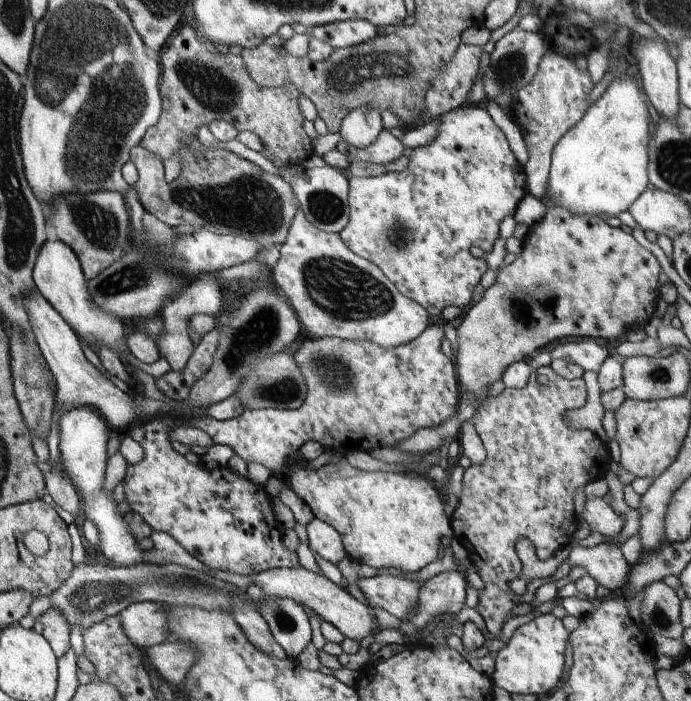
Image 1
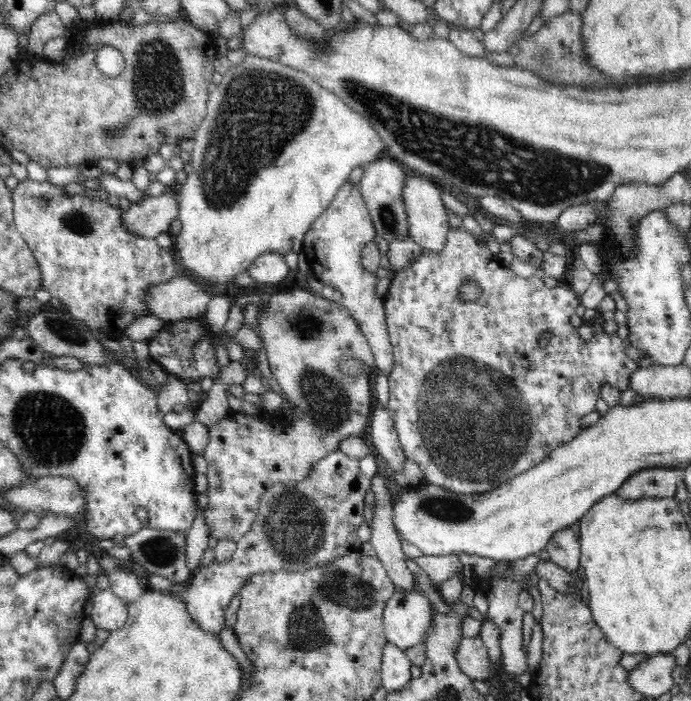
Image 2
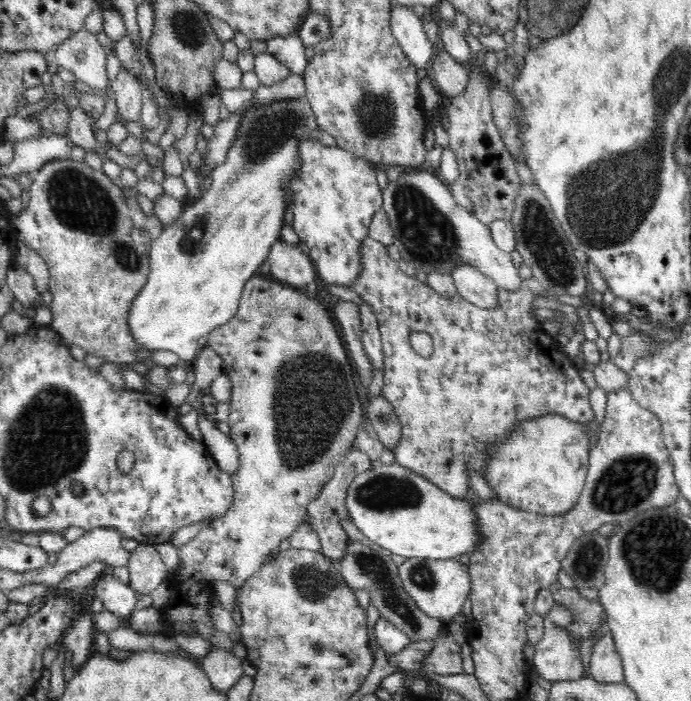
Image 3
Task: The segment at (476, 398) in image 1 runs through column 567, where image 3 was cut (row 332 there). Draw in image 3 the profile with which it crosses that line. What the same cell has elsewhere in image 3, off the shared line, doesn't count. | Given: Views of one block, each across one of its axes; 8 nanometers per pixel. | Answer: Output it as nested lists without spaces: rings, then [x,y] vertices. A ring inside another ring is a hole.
[[[252,276],[244,286],[236,316],[226,322],[226,326],[210,332],[206,344],[224,358],[224,372],[232,380],[228,424],[232,428],[230,438],[240,452],[240,470],[232,474],[234,500],[230,510],[178,548],[180,566],[174,576],[184,586],[170,590],[170,602],[160,608],[160,634],[170,638],[196,636],[212,642],[218,630],[212,622],[212,608],[222,608],[214,592],[214,582],[228,582],[236,590],[244,588],[244,584],[270,562],[270,552],[298,530],[308,516],[310,502],[322,494],[338,462],[356,444],[364,408],[354,386],[354,366],[336,322],[314,296],[308,296],[300,288],[292,288],[270,276]]]

